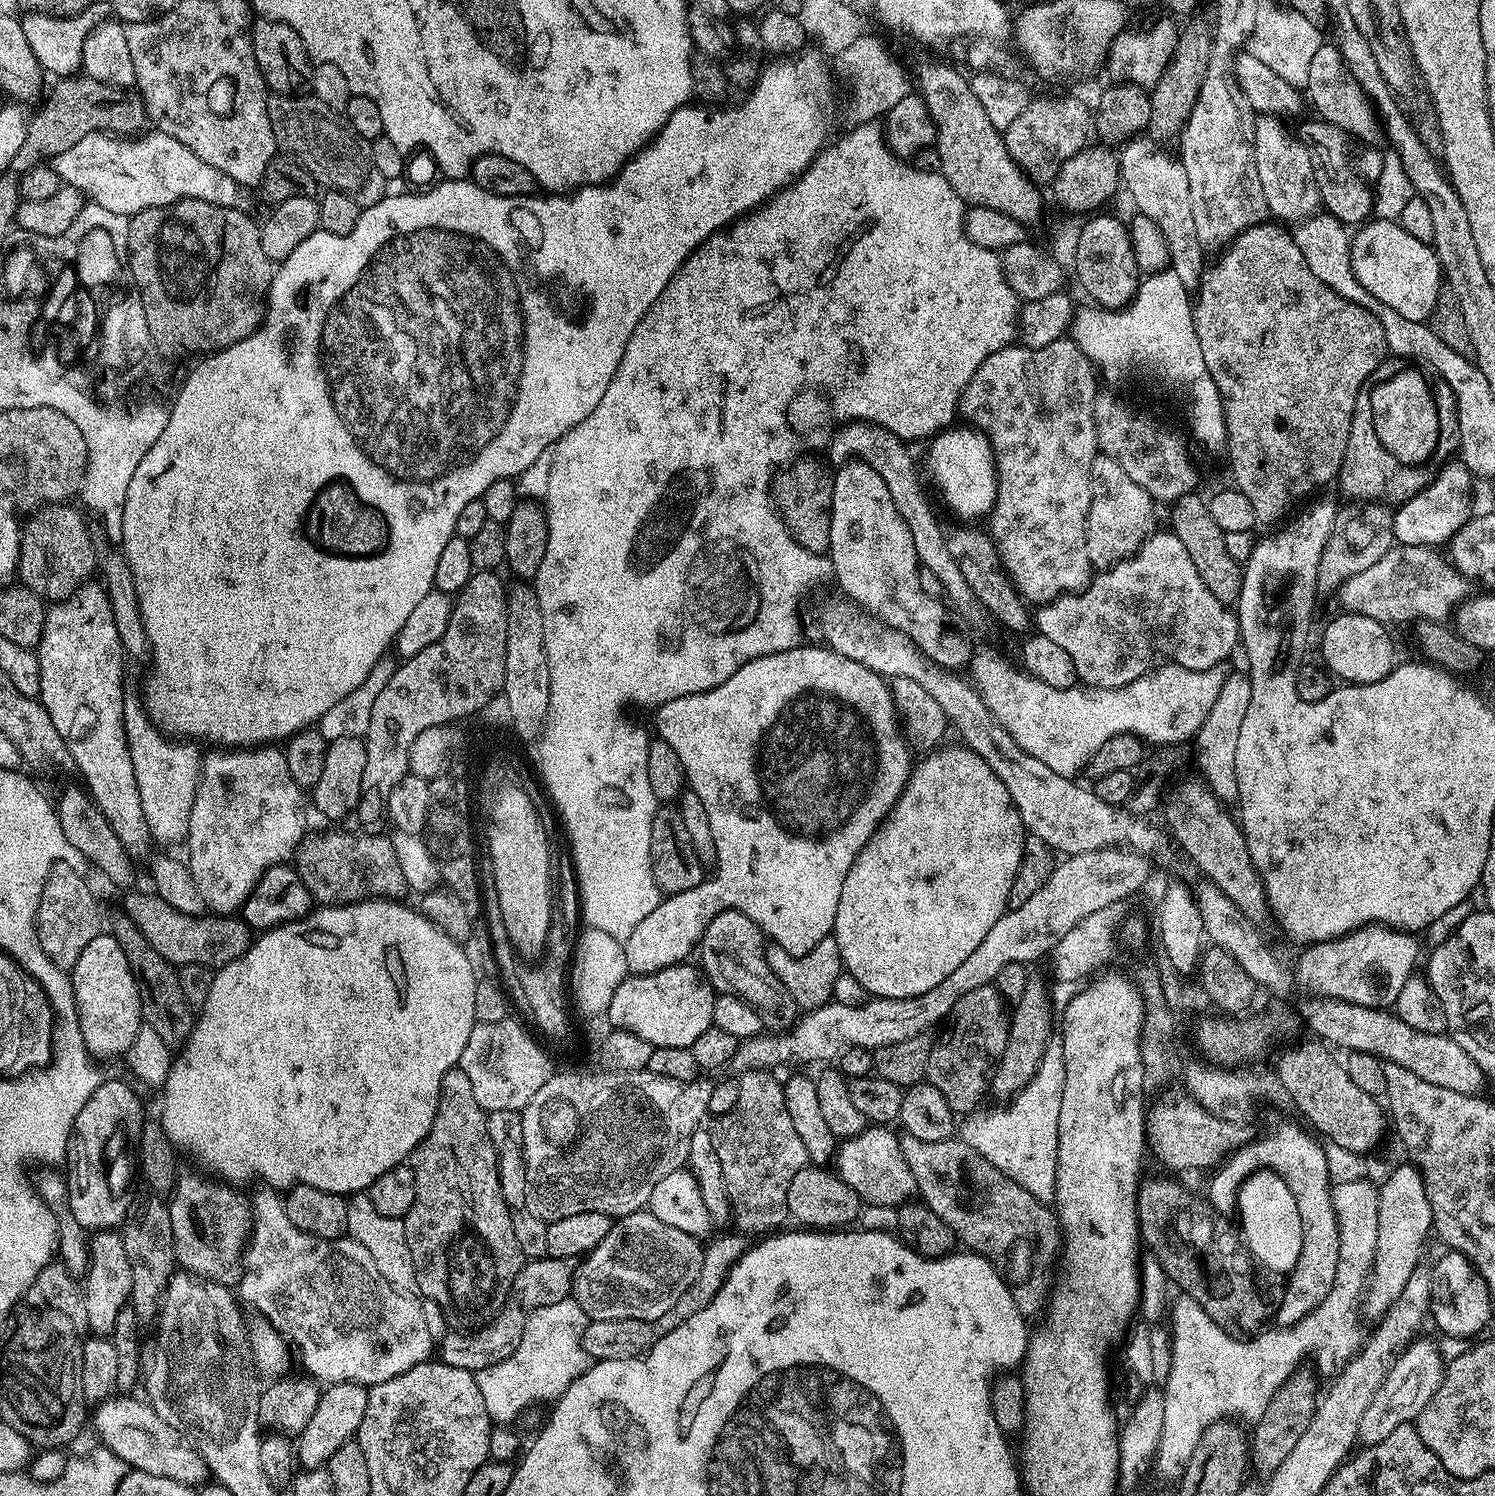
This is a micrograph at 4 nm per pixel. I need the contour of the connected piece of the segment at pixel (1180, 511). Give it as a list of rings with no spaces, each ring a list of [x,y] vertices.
[[[1196,495],[1179,496],[1171,505],[1170,531],[1179,538],[1182,546],[1186,546],[1186,554],[1190,554],[1190,562],[1194,562],[1197,574],[1202,578],[1202,582],[1206,582],[1214,598],[1229,606],[1235,605],[1236,599],[1240,597],[1241,565],[1227,553],[1224,533],[1208,513],[1205,497]]]

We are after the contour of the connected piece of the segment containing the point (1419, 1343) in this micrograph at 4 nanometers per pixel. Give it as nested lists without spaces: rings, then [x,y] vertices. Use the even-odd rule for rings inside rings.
[[[1413,1339],[1406,1348],[1397,1355],[1396,1360],[1385,1380],[1370,1401],[1370,1406],[1362,1413],[1358,1425],[1357,1437],[1361,1445],[1367,1446],[1382,1442],[1389,1434],[1394,1434],[1398,1426],[1411,1424],[1420,1417],[1420,1412],[1434,1398],[1438,1386],[1444,1377],[1446,1356],[1432,1340]]]

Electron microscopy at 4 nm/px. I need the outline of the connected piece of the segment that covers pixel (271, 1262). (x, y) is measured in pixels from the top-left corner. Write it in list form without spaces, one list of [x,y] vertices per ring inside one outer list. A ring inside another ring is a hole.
[[[260,1186],[256,1193],[251,1193],[250,1205],[252,1207],[252,1233],[248,1235],[248,1242],[244,1245],[244,1262],[238,1281],[239,1299],[243,1303],[245,1300],[257,1312],[255,1315],[259,1319],[267,1321],[267,1324],[279,1336],[284,1337],[294,1349],[295,1355],[296,1352],[300,1355],[300,1364],[304,1367],[301,1369],[313,1380],[324,1386],[346,1383],[363,1384],[365,1386],[381,1384],[406,1370],[410,1370],[415,1364],[425,1363],[431,1357],[428,1356],[431,1352],[433,1355],[434,1340],[432,1344],[432,1332],[428,1329],[428,1320],[424,1317],[423,1310],[412,1301],[413,1297],[411,1295],[399,1292],[393,1284],[386,1282],[386,1278],[382,1278],[382,1274],[378,1274],[378,1266],[374,1266],[374,1258],[370,1258],[370,1250],[366,1250],[366,1246],[362,1246],[358,1241],[351,1238],[327,1240],[298,1230],[298,1226],[294,1226],[294,1222],[290,1222],[290,1218],[286,1218],[284,1205],[277,1189]]]

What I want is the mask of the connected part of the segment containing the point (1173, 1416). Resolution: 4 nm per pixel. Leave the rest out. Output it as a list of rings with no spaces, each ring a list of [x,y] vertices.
[[[1365,1178],[1356,1182],[1338,1182],[1337,1184],[1332,1184],[1332,1205],[1334,1206],[1334,1218],[1338,1224],[1338,1274],[1334,1274],[1334,1284],[1330,1286],[1330,1292],[1326,1294],[1326,1298],[1322,1298],[1322,1302],[1318,1302],[1318,1304],[1314,1306],[1314,1310],[1310,1310],[1310,1314],[1306,1314],[1306,1318],[1289,1323],[1287,1326],[1280,1326],[1284,1328],[1278,1329],[1277,1332],[1261,1331],[1259,1334],[1249,1335],[1252,1336],[1249,1340],[1239,1340],[1238,1337],[1231,1336],[1230,1333],[1224,1332],[1228,1331],[1226,1330],[1225,1325],[1221,1323],[1221,1321],[1215,1320],[1208,1310],[1203,1308],[1194,1297],[1187,1294],[1180,1294],[1180,1297],[1178,1297],[1176,1301],[1174,1301],[1174,1299],[1171,1301],[1170,1309],[1172,1308],[1172,1324],[1170,1323],[1170,1333],[1172,1357],[1170,1358],[1169,1376],[1166,1377],[1162,1383],[1162,1407],[1160,1410],[1162,1414],[1161,1434],[1160,1441],[1156,1446],[1156,1455],[1154,1457],[1154,1468],[1157,1468],[1158,1471],[1166,1476],[1172,1476],[1172,1478],[1179,1477],[1182,1471],[1182,1466],[1187,1464],[1190,1454],[1194,1454],[1194,1446],[1198,1446],[1202,1434],[1211,1424],[1219,1424],[1227,1421],[1229,1418],[1235,1418],[1240,1422],[1245,1422],[1244,1420],[1249,1420],[1249,1422],[1260,1420],[1262,1414],[1266,1410],[1266,1406],[1270,1402],[1270,1398],[1274,1398],[1274,1394],[1284,1383],[1287,1382],[1288,1379],[1292,1377],[1293,1372],[1297,1371],[1297,1369],[1303,1365],[1300,1363],[1302,1363],[1307,1356],[1313,1356],[1313,1358],[1316,1359],[1317,1369],[1315,1368],[1315,1371],[1317,1373],[1320,1371],[1321,1374],[1327,1376],[1327,1378],[1332,1378],[1336,1376],[1337,1373],[1340,1373],[1343,1368],[1347,1366],[1348,1361],[1359,1352],[1362,1345],[1362,1334],[1360,1336],[1360,1320],[1362,1321],[1362,1312],[1360,1307],[1368,1274],[1372,1270],[1372,1258],[1378,1240],[1378,1198],[1380,1197],[1380,1189],[1375,1183],[1372,1185],[1370,1181],[1371,1179]]]

